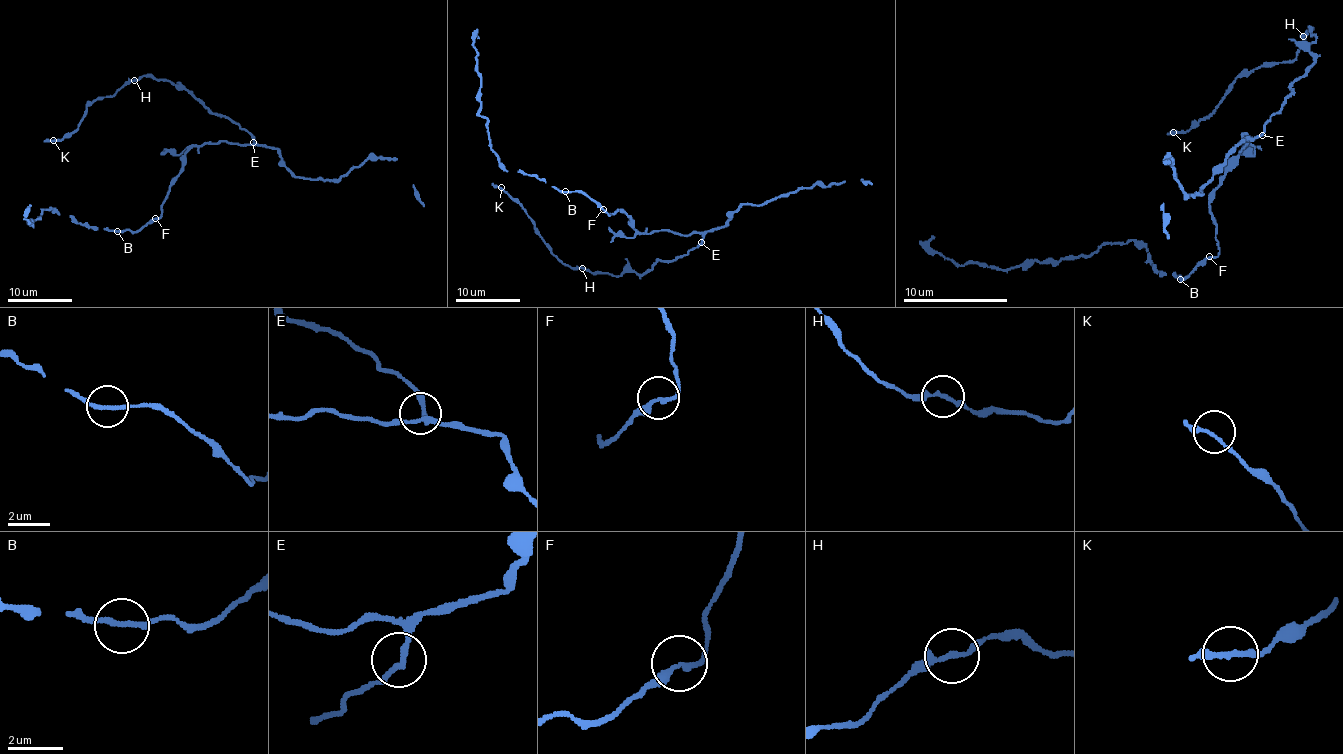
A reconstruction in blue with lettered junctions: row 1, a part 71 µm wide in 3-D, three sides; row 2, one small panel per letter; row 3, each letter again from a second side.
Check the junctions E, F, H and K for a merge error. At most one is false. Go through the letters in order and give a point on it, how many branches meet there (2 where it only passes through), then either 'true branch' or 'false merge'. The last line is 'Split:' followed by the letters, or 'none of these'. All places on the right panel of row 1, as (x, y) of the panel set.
E: place (1262, 135); branches 2; true branch
F: place (1209, 256); branches 2; true branch
H: place (1303, 36); branches 2; true branch
K: place (1173, 132); branches 2; true branch
Split: none of these

